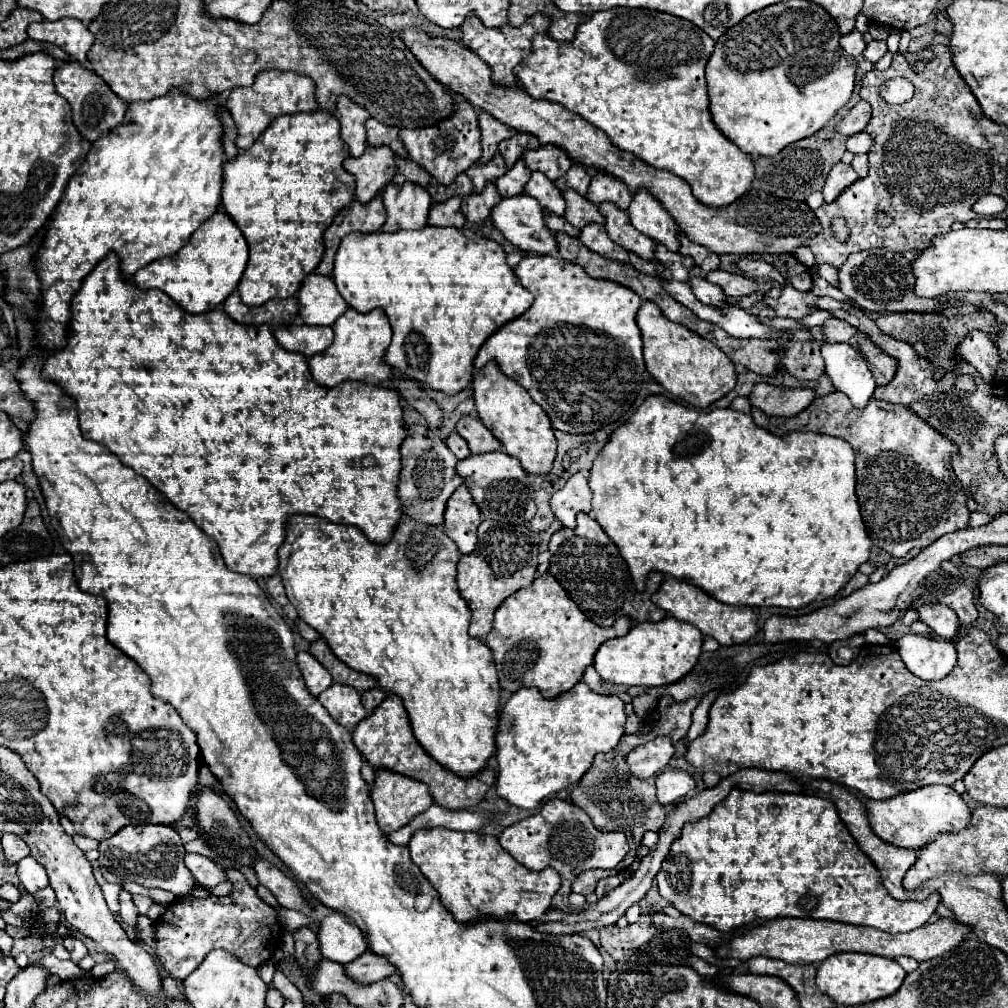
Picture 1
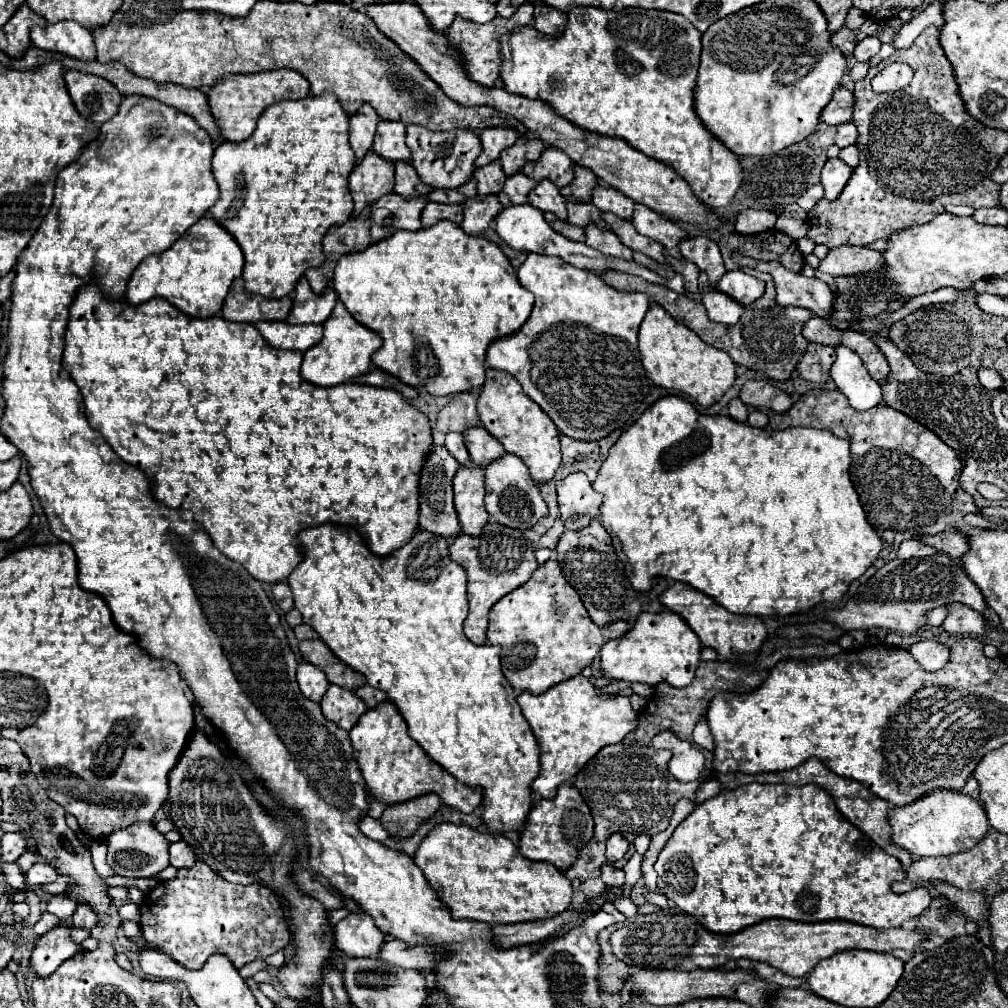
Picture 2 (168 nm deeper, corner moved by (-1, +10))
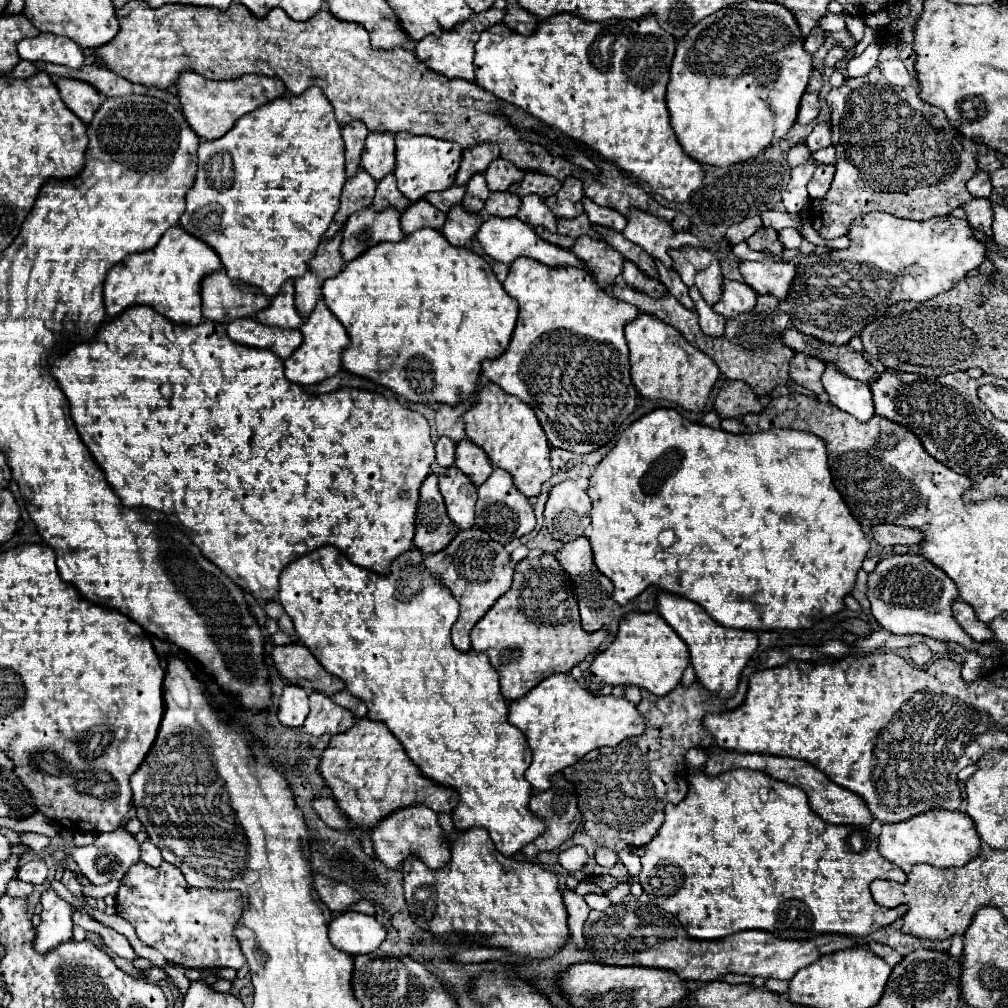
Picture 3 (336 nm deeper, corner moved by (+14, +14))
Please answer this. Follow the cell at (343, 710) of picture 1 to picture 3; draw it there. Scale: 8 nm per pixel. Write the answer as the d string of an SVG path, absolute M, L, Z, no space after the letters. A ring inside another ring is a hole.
M311 692L309 704L311 704L311 712L305 720L303 732L313 738L319 738L323 734L327 736L343 734L355 724L353 716L345 708L337 706L329 696L321 692Z

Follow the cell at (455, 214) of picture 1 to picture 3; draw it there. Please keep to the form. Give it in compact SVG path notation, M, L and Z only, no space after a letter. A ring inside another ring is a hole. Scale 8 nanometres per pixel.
M419 200L411 204L403 214L401 214L401 230L407 234L419 230L419 228L433 228L441 230L441 224L445 222L445 214L427 200Z

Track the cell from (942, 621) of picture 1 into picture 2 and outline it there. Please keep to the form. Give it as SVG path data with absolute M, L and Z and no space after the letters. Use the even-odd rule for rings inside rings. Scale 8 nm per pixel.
M952 602L946 606L948 614L944 618L942 628L950 634L968 634L968 636L980 636L984 634L984 618L978 612L972 612L968 606Z

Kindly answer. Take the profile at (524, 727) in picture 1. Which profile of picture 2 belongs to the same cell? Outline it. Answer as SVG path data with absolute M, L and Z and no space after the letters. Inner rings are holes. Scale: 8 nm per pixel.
M582 674L560 682L544 694L532 694L524 690L518 696L524 718L528 720L540 748L540 772L532 782L532 792L542 798L554 798L556 788L576 776L584 764L596 756L606 744L620 742L628 732L636 728L636 712L630 706L628 696L616 696L600 700L592 682Z

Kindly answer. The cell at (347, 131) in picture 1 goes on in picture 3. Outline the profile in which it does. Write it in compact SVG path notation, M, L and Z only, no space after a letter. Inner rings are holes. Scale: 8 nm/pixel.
M353 122L343 128L343 140L345 140L345 158L347 158L347 176L355 176L361 164L361 152L365 148L365 138L369 130L363 122Z

